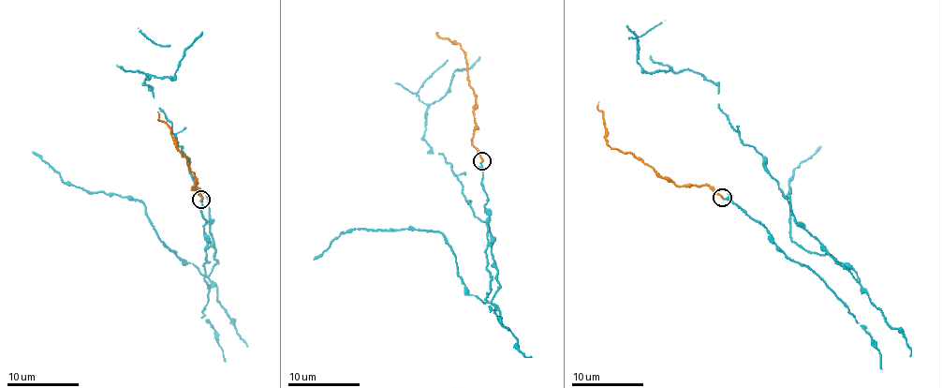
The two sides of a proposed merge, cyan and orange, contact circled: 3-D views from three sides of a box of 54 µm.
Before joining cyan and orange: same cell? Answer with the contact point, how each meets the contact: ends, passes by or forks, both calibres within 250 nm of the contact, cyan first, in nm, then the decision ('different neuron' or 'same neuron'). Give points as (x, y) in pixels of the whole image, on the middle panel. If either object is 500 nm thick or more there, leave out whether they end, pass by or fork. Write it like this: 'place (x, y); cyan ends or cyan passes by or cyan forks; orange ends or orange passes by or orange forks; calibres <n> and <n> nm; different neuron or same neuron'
place (481, 161); cyan passes by; orange ends; calibres 150 and 240 nm; same neuron

